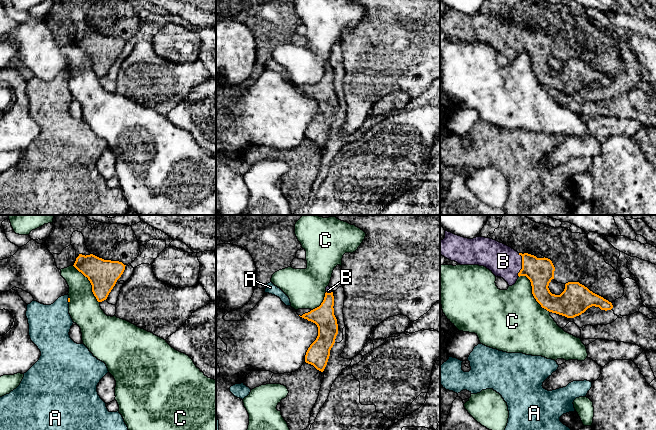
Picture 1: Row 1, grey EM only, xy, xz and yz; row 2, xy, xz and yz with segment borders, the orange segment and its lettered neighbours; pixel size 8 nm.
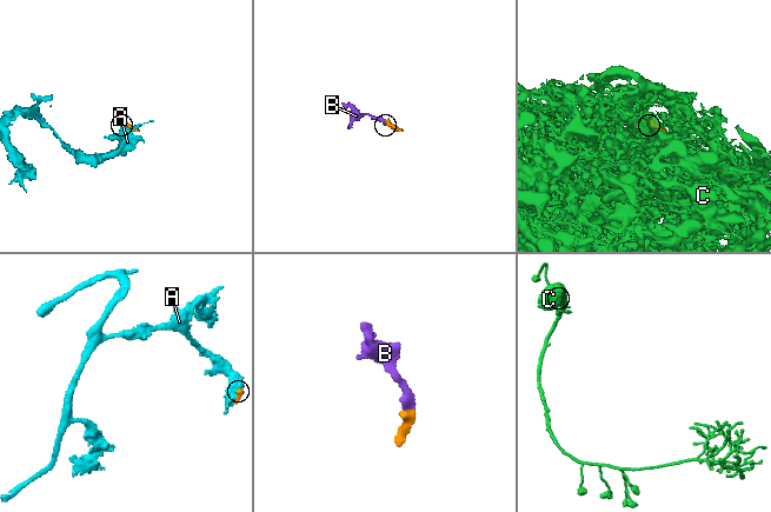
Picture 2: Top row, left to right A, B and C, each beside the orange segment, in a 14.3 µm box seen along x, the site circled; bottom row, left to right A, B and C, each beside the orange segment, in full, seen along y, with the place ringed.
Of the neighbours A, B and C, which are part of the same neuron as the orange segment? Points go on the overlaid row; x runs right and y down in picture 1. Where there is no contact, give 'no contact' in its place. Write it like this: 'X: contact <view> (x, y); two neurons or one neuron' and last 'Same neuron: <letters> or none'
A: contact xy (68, 300); two neurons
B: contact yz (522, 265); one neuron
C: contact yz (532, 293); two neurons
Same neuron: B

